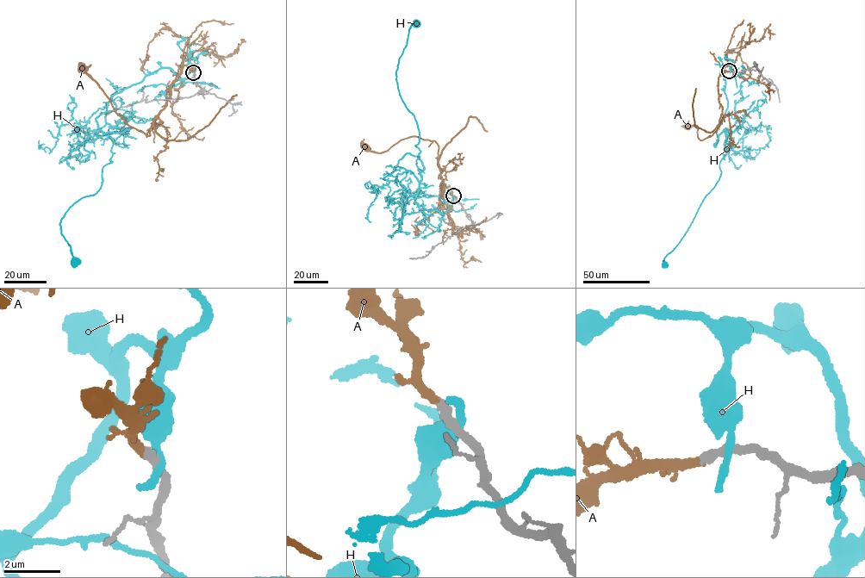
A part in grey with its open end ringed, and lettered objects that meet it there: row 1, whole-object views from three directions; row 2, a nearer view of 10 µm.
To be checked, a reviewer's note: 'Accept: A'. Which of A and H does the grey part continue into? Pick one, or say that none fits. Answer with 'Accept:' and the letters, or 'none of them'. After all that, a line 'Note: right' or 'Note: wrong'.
Accept: A
Note: right

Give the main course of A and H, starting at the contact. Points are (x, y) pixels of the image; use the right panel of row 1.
A: (729, 71), (718, 77), (722, 111), (718, 129), (701, 140), (697, 126), (688, 127)
H: (731, 71), (733, 65), (737, 74), (725, 80), (727, 108), (713, 145), (725, 129), (720, 176), (665, 264)

